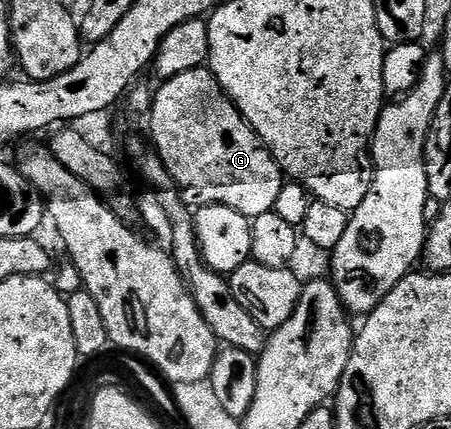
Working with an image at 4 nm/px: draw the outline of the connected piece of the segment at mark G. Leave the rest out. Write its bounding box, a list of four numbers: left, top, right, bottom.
[148,67,284,217]

